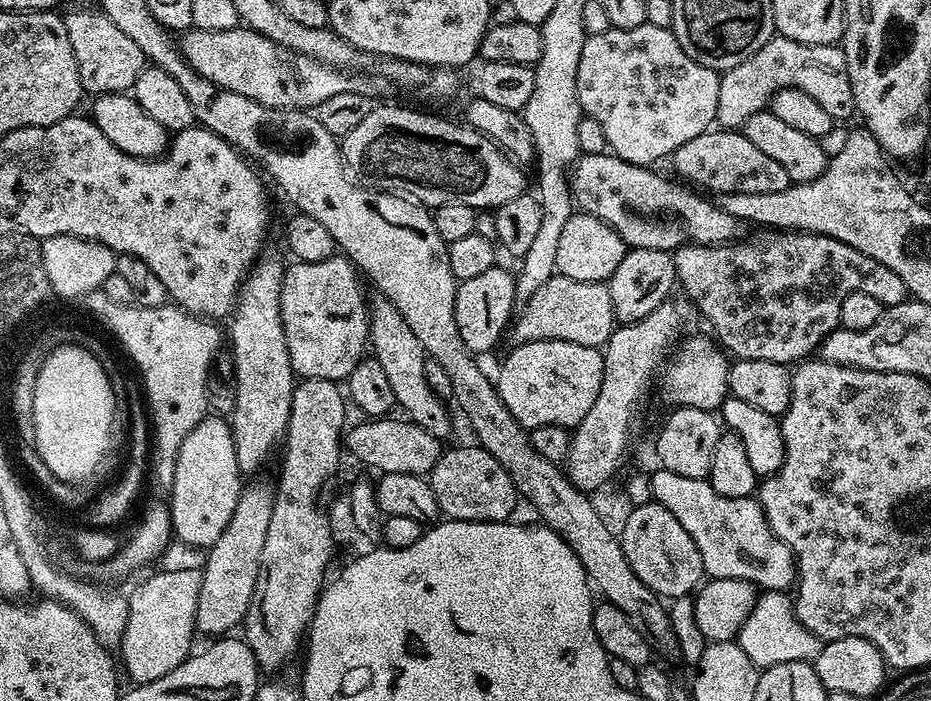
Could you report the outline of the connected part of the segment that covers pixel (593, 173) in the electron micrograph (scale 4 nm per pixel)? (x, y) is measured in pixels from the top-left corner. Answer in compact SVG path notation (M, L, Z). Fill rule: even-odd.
M608 152L581 155L570 172L575 207L606 222L629 249L672 252L683 244L726 244L741 235L742 221L726 214L719 203L712 201L711 204L707 195L652 171L656 170L631 164Z

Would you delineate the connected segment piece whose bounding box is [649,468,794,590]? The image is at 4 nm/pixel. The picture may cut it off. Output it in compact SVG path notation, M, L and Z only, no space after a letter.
M655 469L655 473L651 473L649 479L649 493L653 501L663 506L674 518L678 518L678 522L682 522L682 530L686 530L686 534L690 534L690 538L694 538L694 546L698 546L698 554L702 558L702 566L705 573L711 579L721 580L722 578L738 578L739 580L749 580L750 583L759 586L764 590L788 590L794 584L794 561L792 559L792 551L787 548L778 537L775 536L768 528L768 524L764 520L764 512L760 508L759 499L747 496L746 498L722 498L722 494L718 494L716 490L708 485L707 480L699 480L698 478L682 478L682 474L674 474L673 471L664 469Z

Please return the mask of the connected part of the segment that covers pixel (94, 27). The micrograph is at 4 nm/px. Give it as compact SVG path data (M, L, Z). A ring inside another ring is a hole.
M76 8L73 12L63 13L64 25L70 34L70 46L74 46L74 58L78 62L78 78L81 89L85 93L103 94L105 92L128 92L132 84L138 78L138 74L146 67L146 61L142 50L138 50L137 44L132 39L126 38L118 26L110 17L99 10L91 12L88 8Z

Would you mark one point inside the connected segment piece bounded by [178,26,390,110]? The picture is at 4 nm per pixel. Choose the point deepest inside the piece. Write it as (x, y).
(240, 59)

